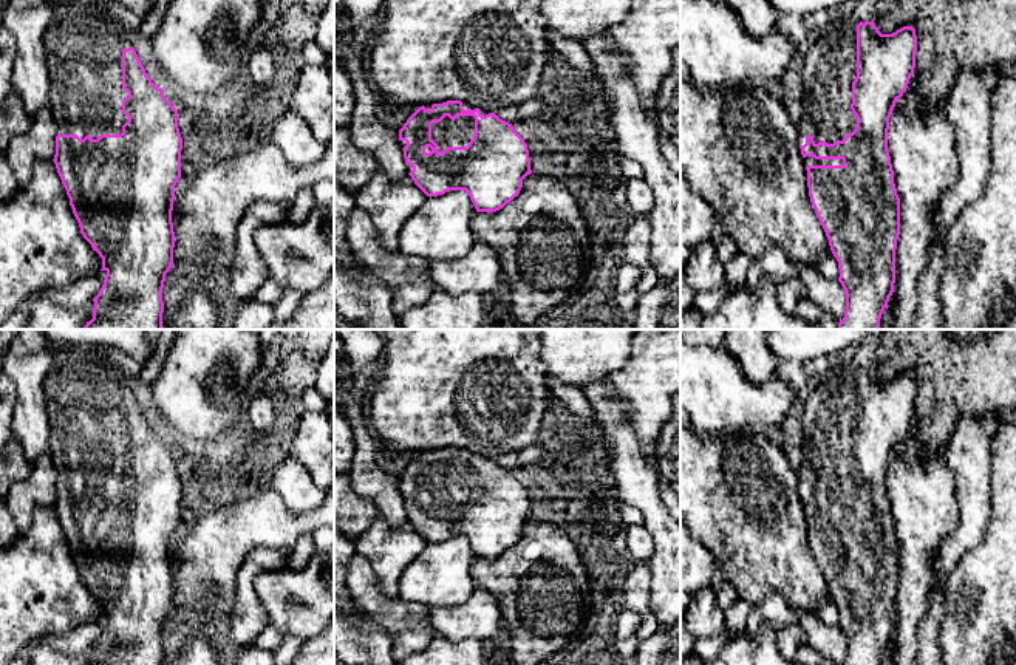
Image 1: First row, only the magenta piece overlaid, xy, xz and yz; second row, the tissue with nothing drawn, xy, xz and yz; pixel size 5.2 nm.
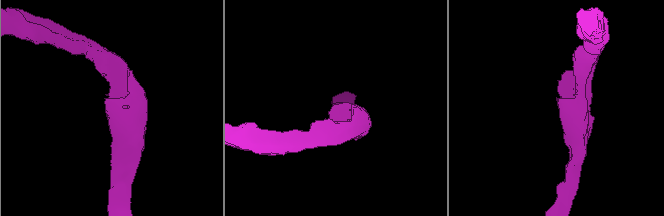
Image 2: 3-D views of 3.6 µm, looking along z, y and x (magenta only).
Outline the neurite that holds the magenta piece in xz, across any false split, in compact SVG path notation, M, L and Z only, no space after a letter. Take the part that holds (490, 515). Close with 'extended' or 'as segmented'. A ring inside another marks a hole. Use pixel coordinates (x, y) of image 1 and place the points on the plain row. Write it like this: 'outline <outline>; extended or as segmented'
outline M447 447L419 453L399 476L407 518L414 530L427 541L438 543L450 537L465 537L476 558L496 558L518 543L523 526L532 520L527 490L512 470L495 459L479 456L469 448Z; extended

